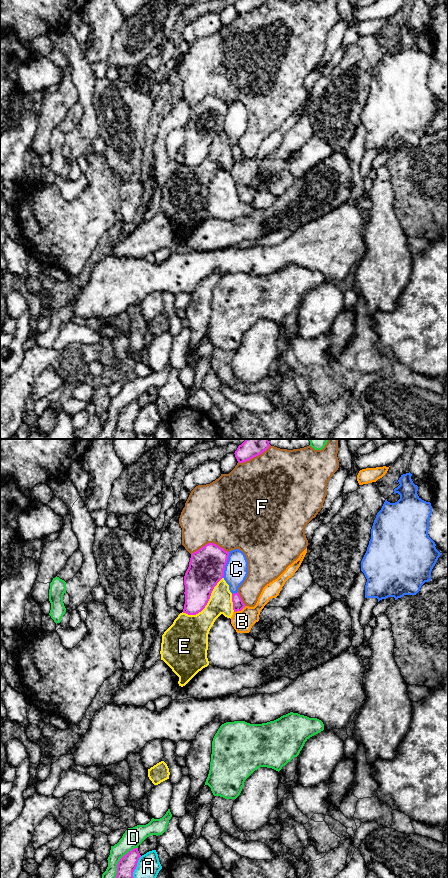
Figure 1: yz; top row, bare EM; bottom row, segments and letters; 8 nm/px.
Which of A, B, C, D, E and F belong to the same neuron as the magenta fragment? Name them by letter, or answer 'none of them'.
none of them

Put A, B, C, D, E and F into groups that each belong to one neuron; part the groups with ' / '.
A / B / C / D / E / F

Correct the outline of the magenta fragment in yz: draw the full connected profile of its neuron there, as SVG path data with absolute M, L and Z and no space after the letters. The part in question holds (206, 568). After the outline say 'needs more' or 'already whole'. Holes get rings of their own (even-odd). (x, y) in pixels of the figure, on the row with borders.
M208 543L191 554L184 576L185 604L183 613L196 615L207 605L211 593L223 578L229 552Z | already whole

